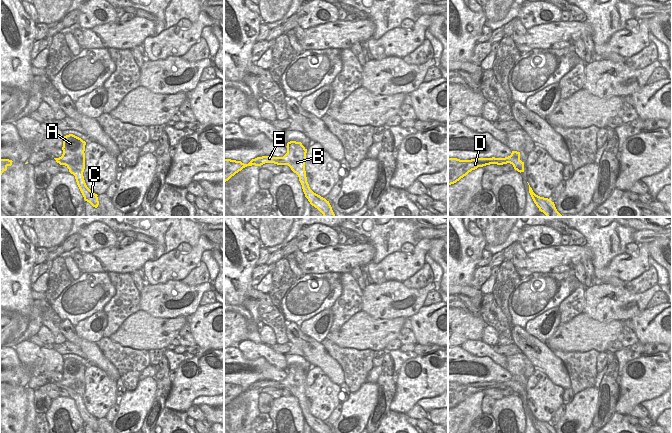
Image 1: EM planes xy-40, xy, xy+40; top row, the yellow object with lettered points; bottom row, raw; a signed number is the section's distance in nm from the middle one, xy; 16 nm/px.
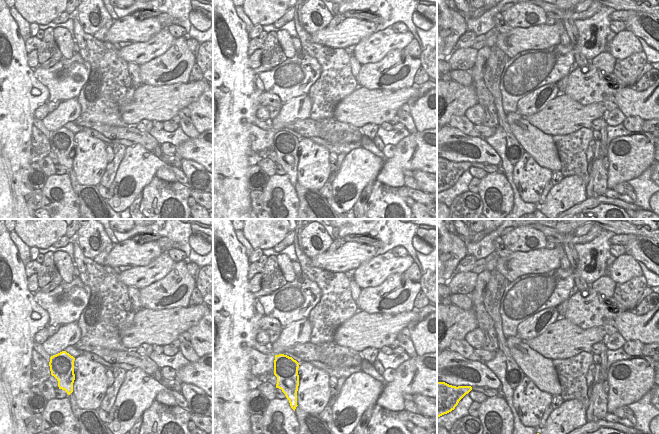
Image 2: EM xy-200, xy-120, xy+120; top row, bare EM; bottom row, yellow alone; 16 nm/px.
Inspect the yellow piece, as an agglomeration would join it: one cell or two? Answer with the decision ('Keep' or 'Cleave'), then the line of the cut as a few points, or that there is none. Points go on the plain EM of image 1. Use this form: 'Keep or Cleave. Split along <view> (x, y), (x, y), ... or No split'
Keep. No split.

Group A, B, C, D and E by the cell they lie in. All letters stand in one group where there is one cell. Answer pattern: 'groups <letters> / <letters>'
groups A B C D E

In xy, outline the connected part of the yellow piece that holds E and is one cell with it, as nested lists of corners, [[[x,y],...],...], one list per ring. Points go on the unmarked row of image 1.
[[[290,365],[287,367],[287,377],[283,381],[262,380],[252,383],[248,388],[241,385],[224,383],[224,406],[247,390],[261,390],[265,387],[288,389],[299,401],[305,421],[317,433],[332,433],[329,425],[314,417],[307,406],[305,385],[307,373],[301,366]]]

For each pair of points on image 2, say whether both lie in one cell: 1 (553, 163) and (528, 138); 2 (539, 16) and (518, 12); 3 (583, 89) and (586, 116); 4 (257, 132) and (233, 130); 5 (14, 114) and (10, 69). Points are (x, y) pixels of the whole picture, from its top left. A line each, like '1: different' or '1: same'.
1: same
2: same
3: different
4: different
5: same

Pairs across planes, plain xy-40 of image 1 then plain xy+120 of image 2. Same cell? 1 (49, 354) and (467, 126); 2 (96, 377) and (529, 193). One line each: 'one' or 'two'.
1: one
2: one

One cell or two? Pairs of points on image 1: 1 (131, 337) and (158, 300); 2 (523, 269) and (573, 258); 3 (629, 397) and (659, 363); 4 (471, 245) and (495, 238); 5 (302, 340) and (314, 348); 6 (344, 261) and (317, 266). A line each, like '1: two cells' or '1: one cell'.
1: two cells
2: one cell
3: one cell
4: two cells
5: one cell
6: one cell

